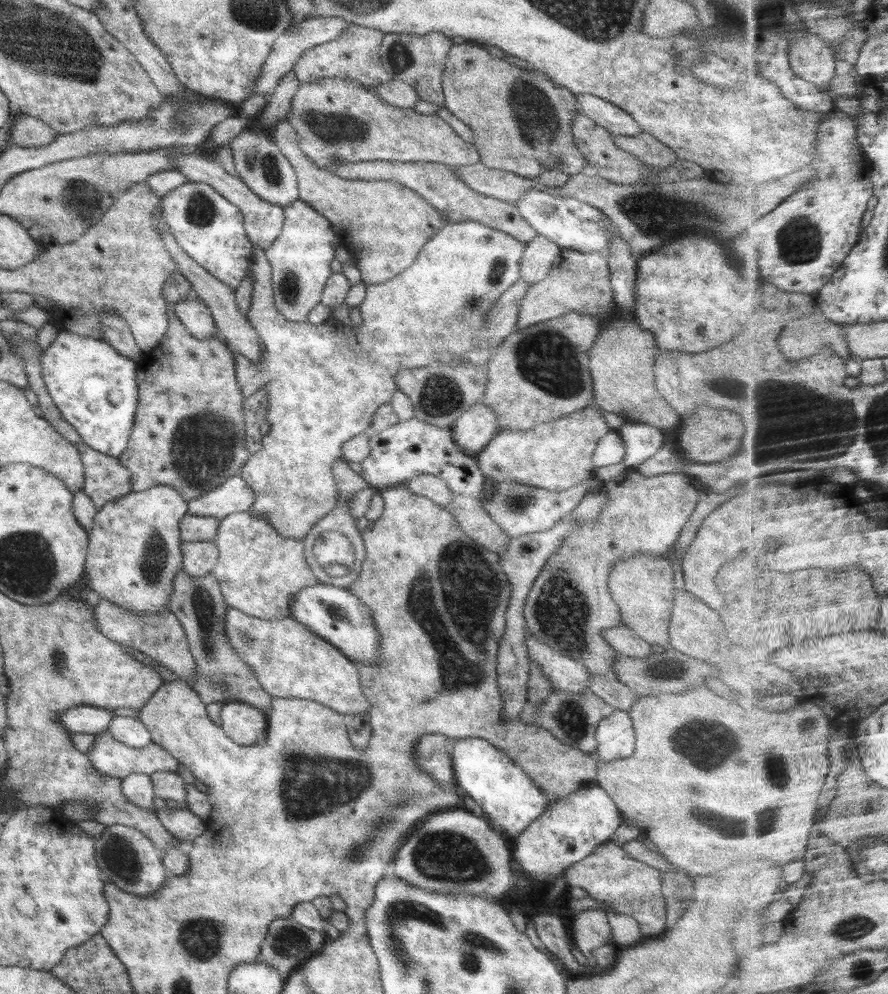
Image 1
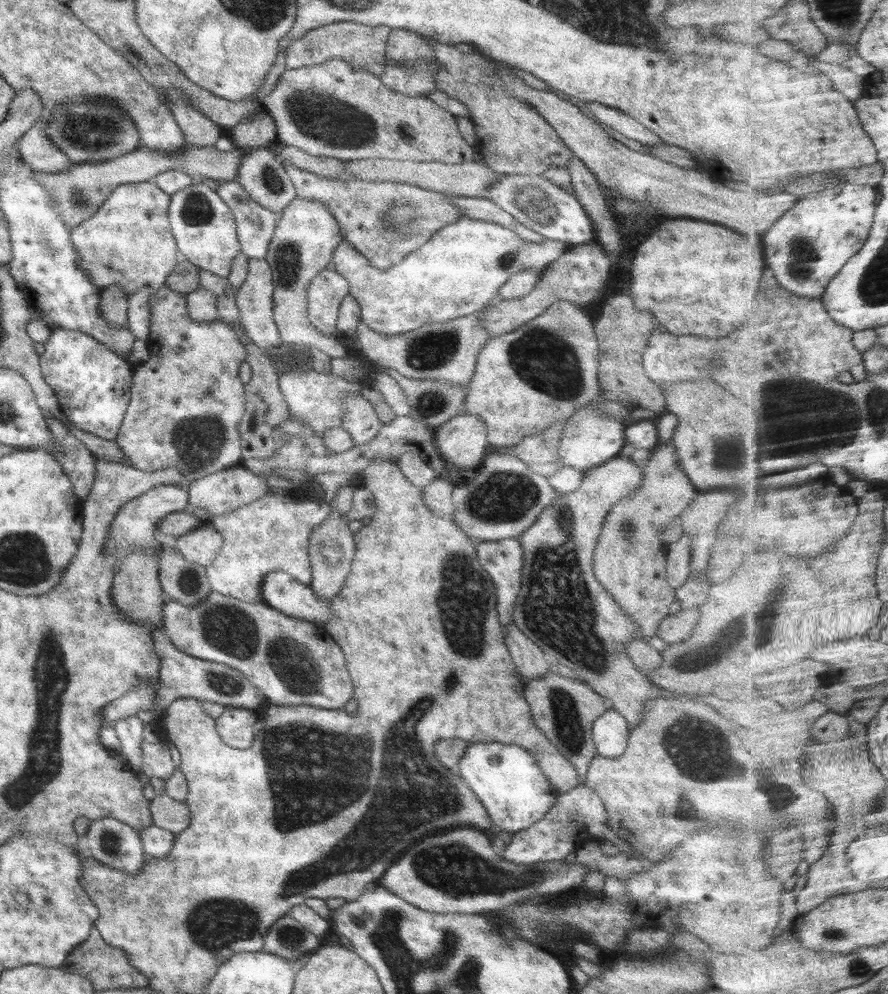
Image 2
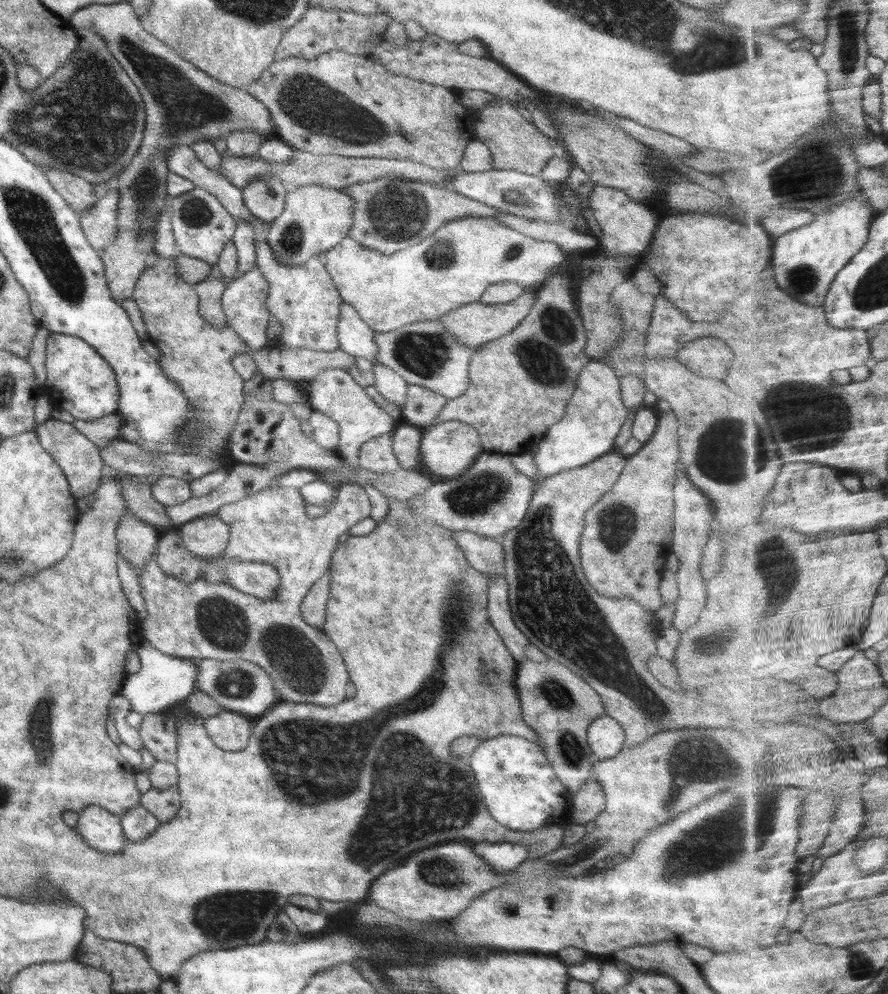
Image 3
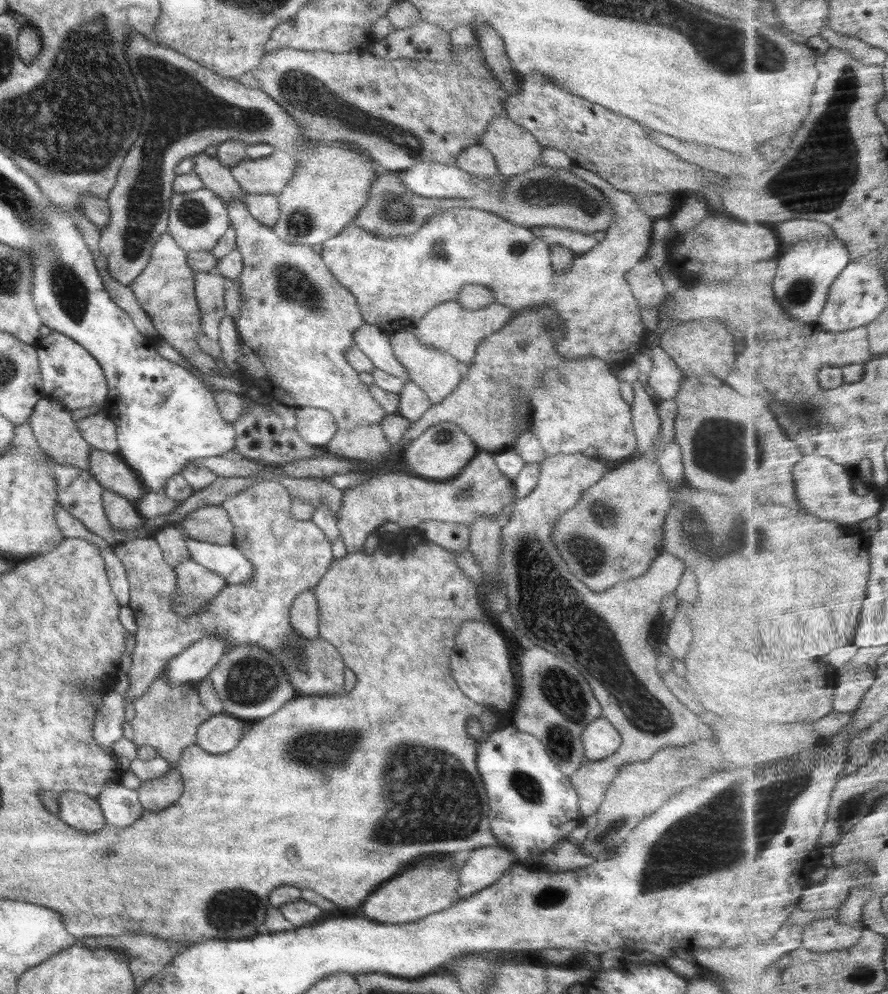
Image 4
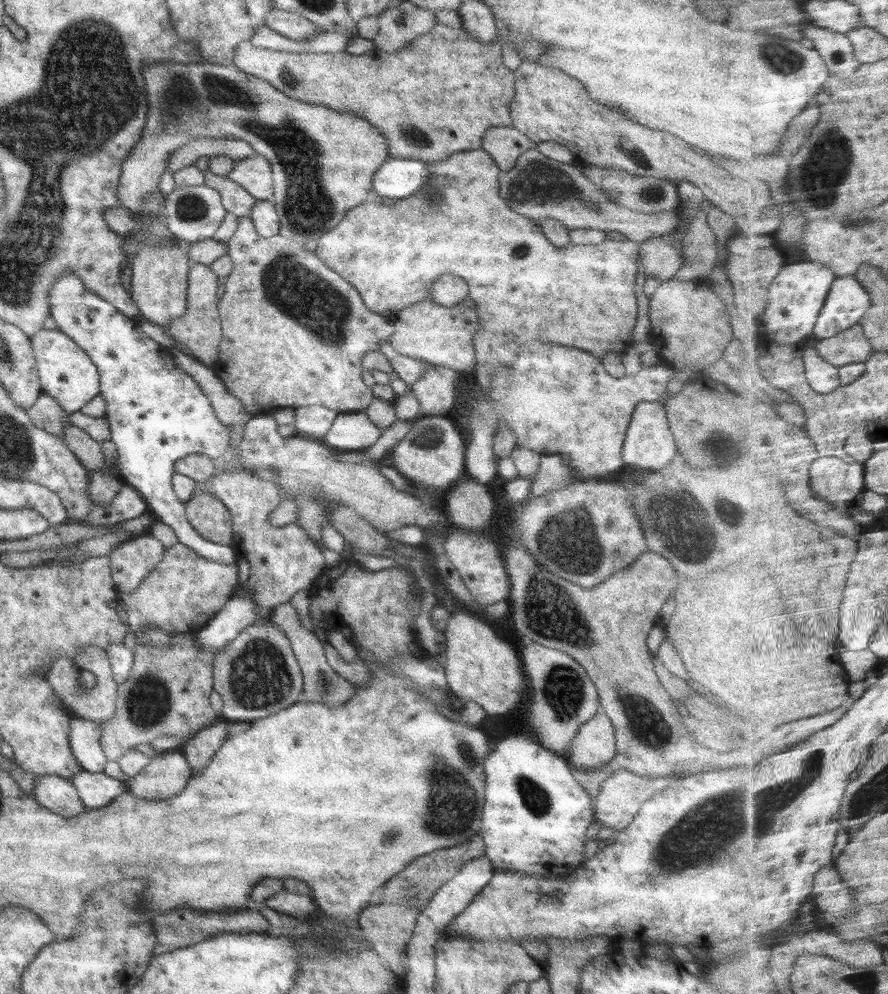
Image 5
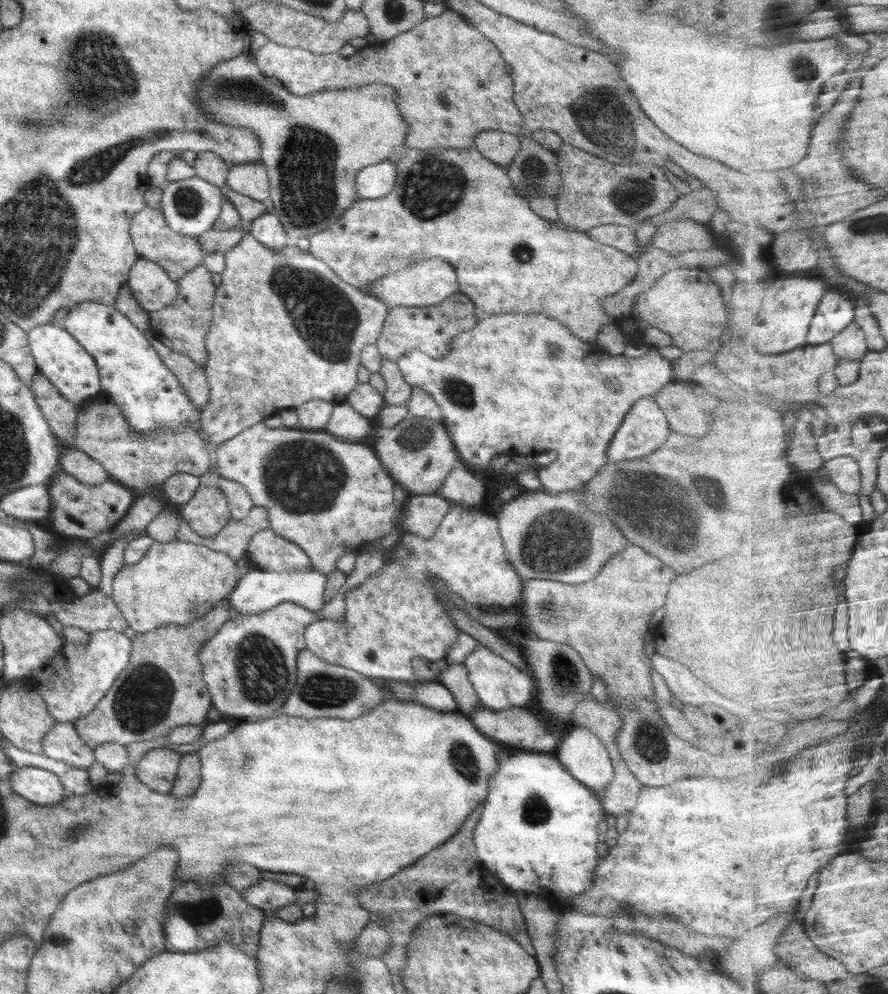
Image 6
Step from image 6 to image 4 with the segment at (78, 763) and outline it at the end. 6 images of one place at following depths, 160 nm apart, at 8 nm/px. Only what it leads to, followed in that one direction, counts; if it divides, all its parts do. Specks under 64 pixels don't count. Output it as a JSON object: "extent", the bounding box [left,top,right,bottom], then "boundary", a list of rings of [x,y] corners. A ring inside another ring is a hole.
{"extent":[92,480,345,750],"boundary":[[[260,480],[253,482],[244,490],[237,492],[236,496],[225,500],[220,506],[229,514],[229,519],[234,525],[233,545],[252,563],[253,574],[242,585],[224,586],[212,602],[190,616],[180,616],[172,610],[170,597],[176,593],[175,570],[164,560],[162,549],[152,536],[136,537],[122,542],[115,546],[114,552],[124,565],[128,584],[130,584],[130,605],[136,621],[137,631],[135,632],[136,644],[132,653],[132,666],[127,672],[129,691],[124,695],[104,692],[101,698],[100,710],[95,714],[92,732],[96,742],[105,750],[111,750],[113,742],[125,736],[123,731],[125,702],[132,704],[145,690],[149,684],[156,680],[156,677],[163,672],[163,668],[172,657],[180,655],[192,643],[202,640],[207,634],[223,634],[228,641],[230,648],[240,645],[256,645],[272,654],[280,661],[284,672],[292,686],[297,690],[299,696],[322,696],[330,697],[345,692],[344,689],[344,666],[338,650],[326,642],[324,638],[316,640],[304,640],[292,628],[290,624],[290,607],[300,592],[314,590],[319,584],[324,573],[330,568],[332,556],[331,540],[324,534],[324,531],[314,524],[305,520],[296,520],[291,515],[291,494],[279,482]]]}

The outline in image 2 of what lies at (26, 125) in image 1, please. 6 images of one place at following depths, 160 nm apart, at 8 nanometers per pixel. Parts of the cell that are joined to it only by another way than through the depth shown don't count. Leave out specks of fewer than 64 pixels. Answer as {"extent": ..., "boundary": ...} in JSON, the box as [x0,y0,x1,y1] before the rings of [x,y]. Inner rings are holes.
{"extent":[14,119,71,174],"boundary":[[[46,119],[37,121],[16,143],[14,147],[22,155],[22,161],[42,174],[66,172],[71,161],[61,150],[52,145],[44,134]]]}

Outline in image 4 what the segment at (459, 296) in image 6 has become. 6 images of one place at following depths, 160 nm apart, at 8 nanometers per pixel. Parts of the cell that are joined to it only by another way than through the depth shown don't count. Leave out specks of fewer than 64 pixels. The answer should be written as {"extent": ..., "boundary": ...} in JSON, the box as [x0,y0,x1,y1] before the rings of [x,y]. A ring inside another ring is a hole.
{"extent":[408,301,513,367],"boundary":[[[448,301],[437,304],[424,315],[422,320],[408,326],[416,334],[419,341],[429,349],[440,349],[440,352],[459,360],[461,367],[468,366],[475,357],[478,343],[500,330],[513,318],[511,308],[496,302],[480,310],[464,308],[458,301]]]}

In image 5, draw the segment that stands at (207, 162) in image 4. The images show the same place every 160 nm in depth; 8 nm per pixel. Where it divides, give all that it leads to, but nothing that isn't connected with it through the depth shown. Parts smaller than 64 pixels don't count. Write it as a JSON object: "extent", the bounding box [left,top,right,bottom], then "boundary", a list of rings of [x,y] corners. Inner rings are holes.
{"extent":[203,170,257,217],"boundary":[[[208,170],[203,174],[205,184],[220,193],[222,204],[227,212],[231,212],[237,217],[251,216],[252,207],[257,198],[227,176],[218,176]]]}

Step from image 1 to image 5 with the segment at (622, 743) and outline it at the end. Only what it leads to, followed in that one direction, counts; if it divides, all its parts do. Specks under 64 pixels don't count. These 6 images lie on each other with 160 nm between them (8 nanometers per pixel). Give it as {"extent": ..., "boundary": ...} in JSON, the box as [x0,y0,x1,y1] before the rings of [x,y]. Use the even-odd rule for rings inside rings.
{"extent":[568,709,616,776],"boundary":[[[599,709],[592,719],[578,727],[568,753],[572,754],[571,762],[574,763],[574,766],[588,772],[596,772],[599,776],[607,773],[605,767],[616,754],[616,737],[613,724],[602,710]]]}

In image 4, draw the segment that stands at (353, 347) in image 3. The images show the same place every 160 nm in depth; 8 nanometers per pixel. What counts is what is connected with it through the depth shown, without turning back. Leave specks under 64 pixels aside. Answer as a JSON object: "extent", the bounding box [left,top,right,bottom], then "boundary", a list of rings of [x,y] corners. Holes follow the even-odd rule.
{"extent":[353,323,410,381],"boundary":[[[366,323],[353,334],[355,345],[373,362],[375,368],[403,380],[410,381],[406,368],[394,356],[389,335],[380,327]]]}

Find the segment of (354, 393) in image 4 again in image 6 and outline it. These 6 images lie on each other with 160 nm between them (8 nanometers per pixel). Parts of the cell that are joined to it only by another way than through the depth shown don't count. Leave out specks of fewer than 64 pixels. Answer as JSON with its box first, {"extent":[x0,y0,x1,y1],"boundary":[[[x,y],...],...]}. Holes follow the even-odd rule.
{"extent":[201,232,389,448],"boundary":[[[249,232],[244,234],[244,240],[232,247],[225,256],[225,269],[222,271],[222,283],[214,293],[212,303],[213,317],[206,337],[207,359],[202,366],[206,381],[210,387],[209,403],[201,409],[201,425],[206,434],[206,440],[213,448],[240,434],[245,428],[260,421],[274,422],[276,412],[283,409],[296,408],[314,398],[325,400],[330,404],[346,401],[349,392],[357,385],[358,368],[361,366],[360,353],[367,344],[376,344],[384,321],[388,316],[389,306],[372,295],[366,295],[351,284],[342,282],[341,278],[322,260],[312,256],[309,251],[301,251],[296,243],[290,244],[279,251],[265,247],[253,238]]]}

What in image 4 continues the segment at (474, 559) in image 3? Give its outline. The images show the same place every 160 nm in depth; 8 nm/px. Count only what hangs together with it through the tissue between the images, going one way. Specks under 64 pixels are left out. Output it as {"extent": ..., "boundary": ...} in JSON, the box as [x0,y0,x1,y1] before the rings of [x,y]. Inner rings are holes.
{"extent":[416,520,470,553],"boundary":[[[421,520],[416,526],[430,542],[445,548],[450,553],[467,550],[470,542],[470,529],[465,524],[452,524],[439,520]]]}

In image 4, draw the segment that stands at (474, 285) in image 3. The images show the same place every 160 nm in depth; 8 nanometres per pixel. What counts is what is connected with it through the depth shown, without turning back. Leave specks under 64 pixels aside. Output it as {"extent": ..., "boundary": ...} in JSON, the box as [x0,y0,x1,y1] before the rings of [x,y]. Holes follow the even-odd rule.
{"extent":[322,164,653,368],"boundary":[[[573,164],[570,172],[600,189],[615,209],[613,224],[610,225],[606,238],[590,250],[576,253],[571,261],[572,268],[568,268],[568,272],[562,276],[552,272],[550,246],[536,237],[531,228],[508,222],[505,218],[479,208],[463,206],[441,208],[410,237],[384,239],[366,233],[364,228],[351,221],[340,235],[324,242],[322,258],[336,280],[340,280],[340,284],[354,295],[365,322],[378,326],[387,333],[422,320],[437,304],[454,301],[454,296],[457,296],[464,284],[482,284],[494,292],[496,303],[511,308],[513,318],[544,307],[552,309],[565,324],[565,337],[555,344],[555,351],[566,360],[596,357],[616,368],[619,364],[631,361],[633,354],[644,346],[646,329],[642,326],[639,305],[625,277],[647,255],[652,242],[653,221],[637,205],[632,195],[614,188],[594,172],[576,164]]]}

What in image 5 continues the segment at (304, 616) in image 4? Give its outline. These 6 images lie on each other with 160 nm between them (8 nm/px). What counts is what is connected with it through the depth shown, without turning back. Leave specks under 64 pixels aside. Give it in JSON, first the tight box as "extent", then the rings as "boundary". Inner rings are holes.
{"extent":[272,603,358,708],"boundary":[[[288,603],[276,605],[274,613],[272,613],[272,621],[277,624],[280,630],[283,630],[283,633],[290,640],[292,651],[301,668],[304,694],[302,701],[324,703],[327,704],[326,708],[336,708],[339,704],[351,699],[358,684],[352,683],[334,672],[334,669],[327,661],[323,646],[316,640],[316,636],[314,636],[315,633],[307,631],[307,628],[303,627],[296,617],[298,617],[296,610],[292,610],[292,606]]]}

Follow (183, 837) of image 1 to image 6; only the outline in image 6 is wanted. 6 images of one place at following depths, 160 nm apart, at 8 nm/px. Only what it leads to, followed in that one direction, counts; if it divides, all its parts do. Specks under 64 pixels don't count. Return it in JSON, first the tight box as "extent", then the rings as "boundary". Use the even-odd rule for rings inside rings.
{"extent":[135,747,183,794],"boundary":[[[165,747],[150,749],[135,764],[135,775],[148,788],[160,794],[169,794],[177,777],[182,757],[183,754]]]}

